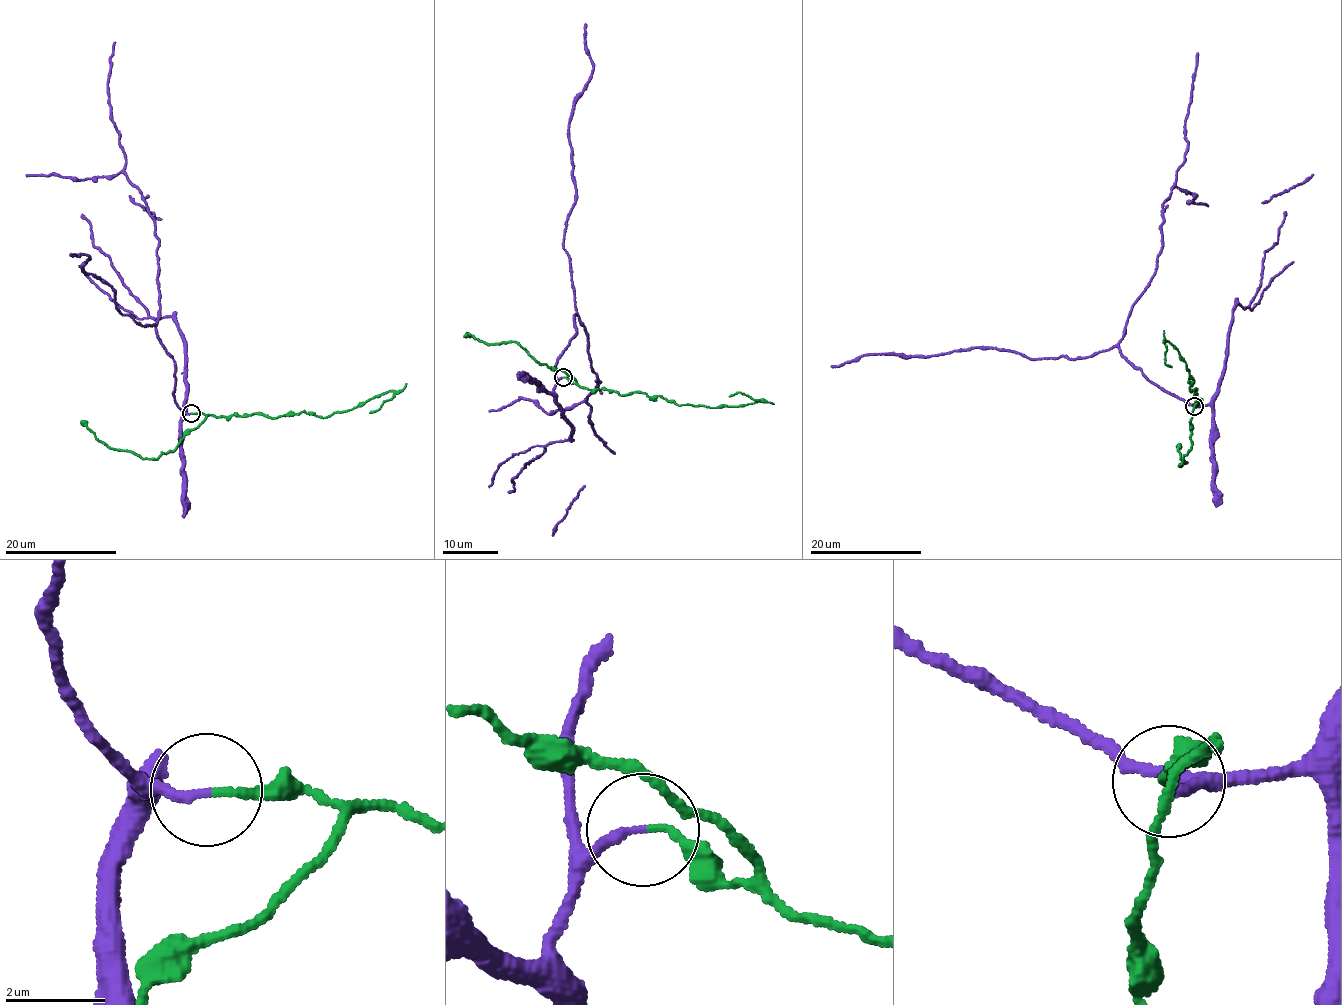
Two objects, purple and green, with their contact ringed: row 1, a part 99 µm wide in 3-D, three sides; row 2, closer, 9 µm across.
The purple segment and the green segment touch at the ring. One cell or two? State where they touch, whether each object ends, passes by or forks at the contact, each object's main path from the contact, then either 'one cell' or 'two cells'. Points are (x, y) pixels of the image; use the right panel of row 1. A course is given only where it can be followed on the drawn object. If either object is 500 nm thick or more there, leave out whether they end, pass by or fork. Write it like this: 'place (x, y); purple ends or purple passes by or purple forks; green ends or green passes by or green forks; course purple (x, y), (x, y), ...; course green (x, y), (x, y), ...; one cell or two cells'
place (1194, 406); purple ends; green ends; course purple (1194, 406), (1165, 392), (1119, 348), (1133, 303), (1155, 271), (1162, 206), (1187, 148), (1184, 130), (1197, 53); course green (1194, 405), (1200, 400), (1197, 390), (1189, 389), (1186, 364), (1165, 342), (1165, 363), (1172, 367); two cells

